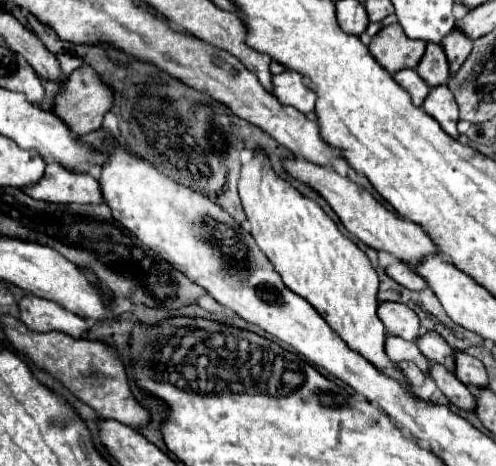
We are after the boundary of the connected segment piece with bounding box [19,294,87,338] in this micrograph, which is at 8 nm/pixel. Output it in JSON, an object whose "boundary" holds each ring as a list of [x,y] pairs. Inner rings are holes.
{"boundary":[[[27,294],[21,302],[21,320],[35,332],[65,332],[73,338],[81,338],[87,332],[87,322],[73,312],[67,312],[59,304]]]}

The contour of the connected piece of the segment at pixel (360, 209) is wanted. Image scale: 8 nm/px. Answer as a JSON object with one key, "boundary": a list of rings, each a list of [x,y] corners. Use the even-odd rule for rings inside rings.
{"boundary":[[[285,160],[283,166],[291,176],[315,188],[331,204],[335,214],[341,218],[343,226],[367,246],[375,250],[385,250],[409,266],[419,266],[425,256],[437,254],[437,244],[419,224],[399,218],[393,210],[387,210],[379,200],[375,200],[363,186],[351,182],[345,176],[339,176],[335,170],[311,164],[307,160]]]}

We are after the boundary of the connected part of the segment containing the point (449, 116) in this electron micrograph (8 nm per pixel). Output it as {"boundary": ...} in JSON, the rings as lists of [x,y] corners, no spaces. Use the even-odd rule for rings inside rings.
{"boundary":[[[445,84],[429,90],[429,94],[423,102],[423,110],[429,116],[433,116],[451,138],[459,138],[459,132],[455,128],[455,124],[459,120],[459,108],[453,98],[453,92]]]}

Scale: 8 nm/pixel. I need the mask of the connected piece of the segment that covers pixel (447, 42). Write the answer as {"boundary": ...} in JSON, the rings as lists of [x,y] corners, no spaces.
{"boundary":[[[451,32],[451,36],[443,38],[441,46],[449,58],[451,72],[457,72],[461,68],[461,64],[465,62],[465,58],[471,54],[473,40],[467,40],[467,36],[463,36],[461,32]]]}

